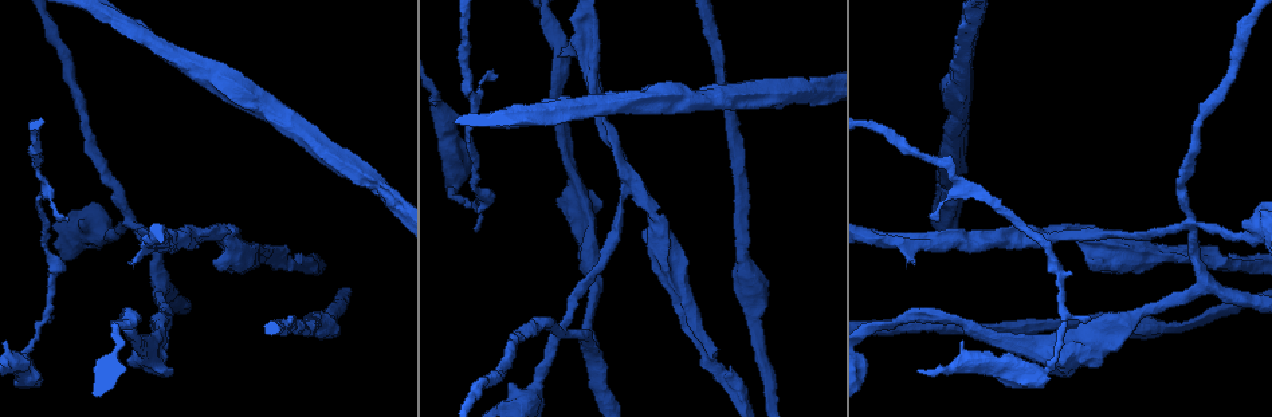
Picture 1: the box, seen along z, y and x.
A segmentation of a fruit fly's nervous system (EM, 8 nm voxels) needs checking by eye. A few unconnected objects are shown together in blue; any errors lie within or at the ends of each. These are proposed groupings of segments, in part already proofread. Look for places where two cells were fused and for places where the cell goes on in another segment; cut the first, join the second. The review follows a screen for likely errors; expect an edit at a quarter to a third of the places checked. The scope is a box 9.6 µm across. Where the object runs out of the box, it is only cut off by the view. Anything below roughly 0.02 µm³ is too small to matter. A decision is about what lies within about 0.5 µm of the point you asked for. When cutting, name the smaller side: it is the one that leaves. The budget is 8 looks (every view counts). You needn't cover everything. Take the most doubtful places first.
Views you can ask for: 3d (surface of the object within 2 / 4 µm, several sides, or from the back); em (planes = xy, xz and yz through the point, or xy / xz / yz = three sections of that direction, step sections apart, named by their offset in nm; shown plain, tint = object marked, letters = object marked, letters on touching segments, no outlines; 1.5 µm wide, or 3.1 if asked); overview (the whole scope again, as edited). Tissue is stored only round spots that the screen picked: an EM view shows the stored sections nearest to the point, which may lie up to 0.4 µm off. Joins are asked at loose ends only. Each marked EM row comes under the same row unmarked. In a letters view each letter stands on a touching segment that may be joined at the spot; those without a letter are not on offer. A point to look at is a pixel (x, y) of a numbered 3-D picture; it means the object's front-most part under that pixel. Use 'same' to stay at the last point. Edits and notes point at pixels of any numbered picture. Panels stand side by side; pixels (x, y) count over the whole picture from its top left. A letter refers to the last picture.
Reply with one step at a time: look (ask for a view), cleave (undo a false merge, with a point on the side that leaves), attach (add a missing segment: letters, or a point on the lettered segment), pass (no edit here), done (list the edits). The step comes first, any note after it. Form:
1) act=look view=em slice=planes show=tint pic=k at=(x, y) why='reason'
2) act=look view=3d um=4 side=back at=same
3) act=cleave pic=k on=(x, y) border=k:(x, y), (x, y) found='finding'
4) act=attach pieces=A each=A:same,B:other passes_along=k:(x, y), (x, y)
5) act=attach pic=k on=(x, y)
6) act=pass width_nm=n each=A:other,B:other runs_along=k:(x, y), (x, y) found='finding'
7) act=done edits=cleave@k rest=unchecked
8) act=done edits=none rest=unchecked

act=look view=3d um=4 pic=1 at=(628, 188) why='three arms meet'

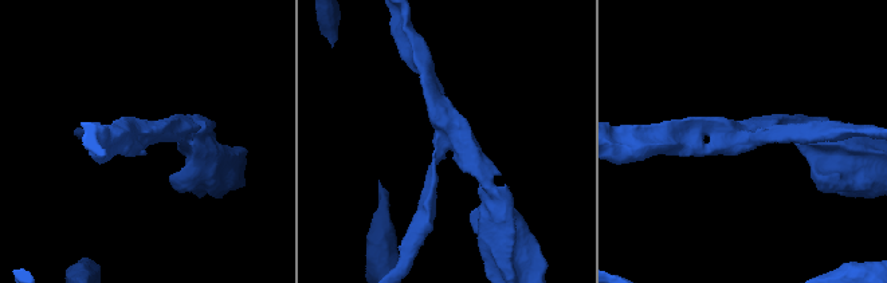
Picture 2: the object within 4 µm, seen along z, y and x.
act=look view=em slice=planes show=letters pic=2 at=(146, 141) arms=3 arm_widths_nm=190,200,220 why='now the EM'

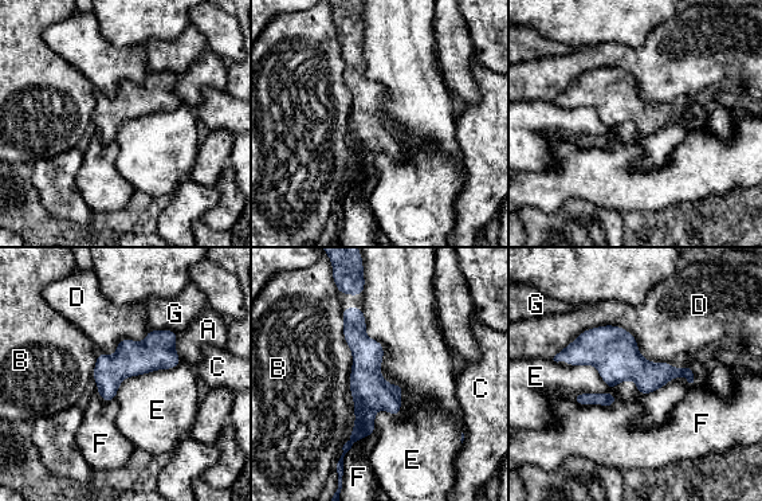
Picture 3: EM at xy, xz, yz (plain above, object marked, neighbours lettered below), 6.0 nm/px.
act=pass each=A:other,B:other,C:other,D:other,E:other,F:other,G:other runs_along=3:(560, 357), (615, 355), (690, 378) found='continuous, no second cell'

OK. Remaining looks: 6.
act=look view=3d um=2 pic=1 at=(69, 219)

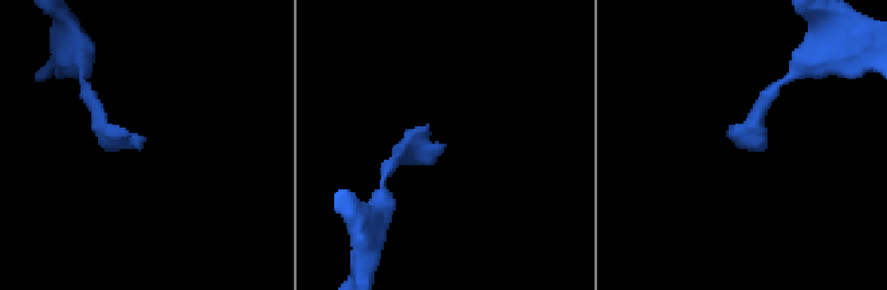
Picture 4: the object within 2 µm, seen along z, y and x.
act=look view=em slice=planes show=letters pic=4 at=(758, 140) why='now the EM'

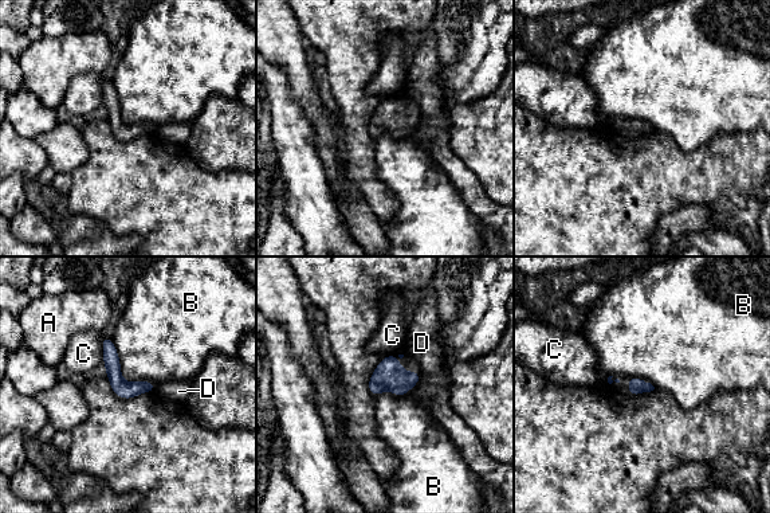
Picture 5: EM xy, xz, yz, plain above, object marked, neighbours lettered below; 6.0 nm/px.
act=pass each=A:other,B:other,C:other,D:other found='no lettered segment goes on from it'

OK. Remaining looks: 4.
act=look view=em slice=planes show=tint pic=1 at=(438, 107) why='sudden change in width'

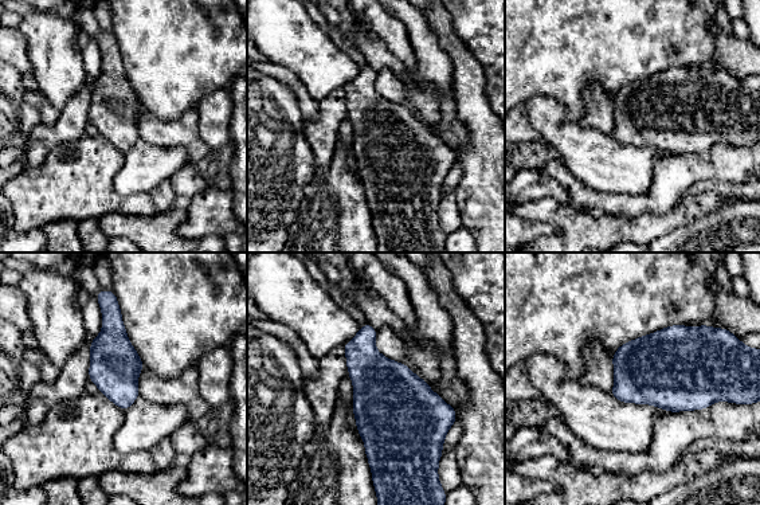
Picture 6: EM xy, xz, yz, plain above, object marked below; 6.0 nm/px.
act=look view=em slice=planes show=letters at=same why='what lies round it'

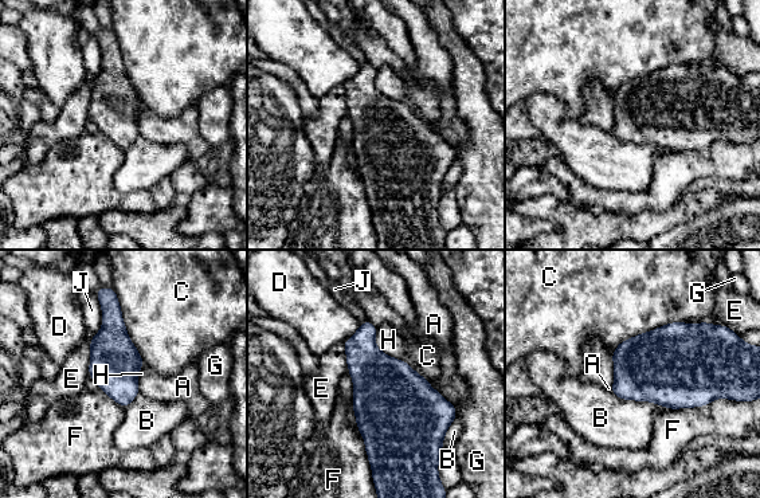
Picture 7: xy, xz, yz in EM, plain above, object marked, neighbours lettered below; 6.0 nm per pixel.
act=pass width_nm=300 each=A:other,B:other,C:other,D:other,E:other,F:other,G:other,H:other,J:other border=7:(720, 397), (697, 407), (663, 408) found='continuous, no second cell'

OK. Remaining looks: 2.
act=done edits=none rest=unchecked

